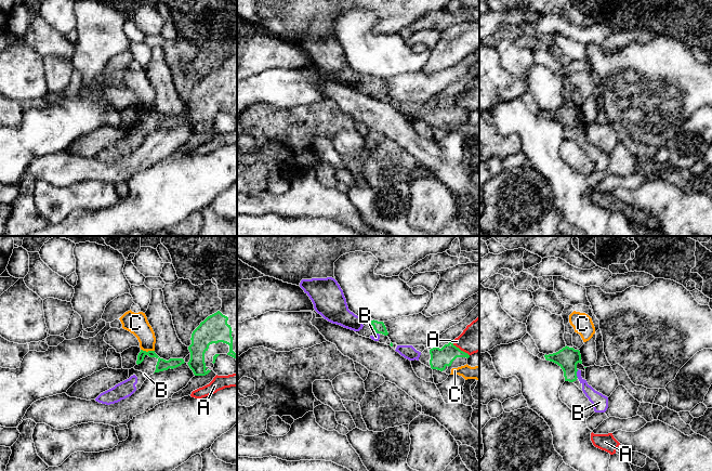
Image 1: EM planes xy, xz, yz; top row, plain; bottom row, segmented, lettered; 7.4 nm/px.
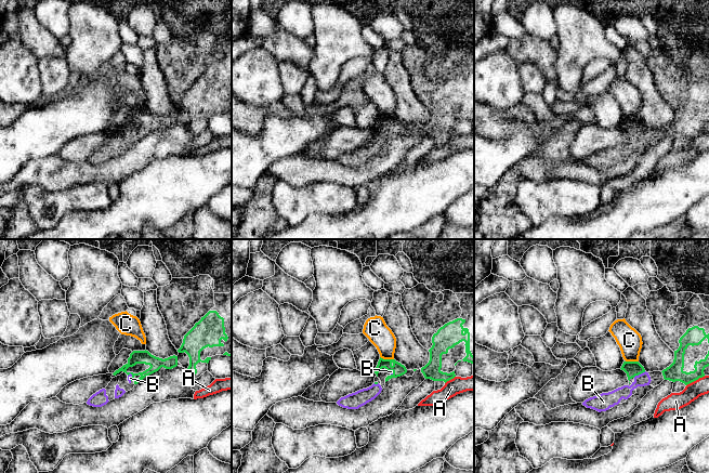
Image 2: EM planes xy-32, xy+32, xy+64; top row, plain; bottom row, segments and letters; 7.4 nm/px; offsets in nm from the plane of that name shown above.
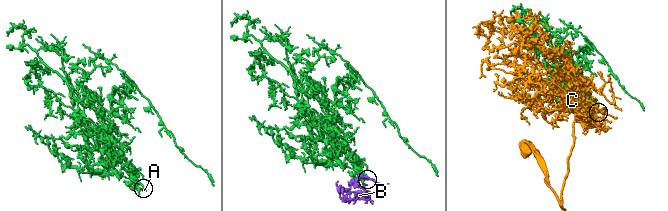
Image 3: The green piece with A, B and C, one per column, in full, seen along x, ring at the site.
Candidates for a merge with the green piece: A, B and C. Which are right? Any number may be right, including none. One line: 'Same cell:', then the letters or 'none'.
Same cell: B

